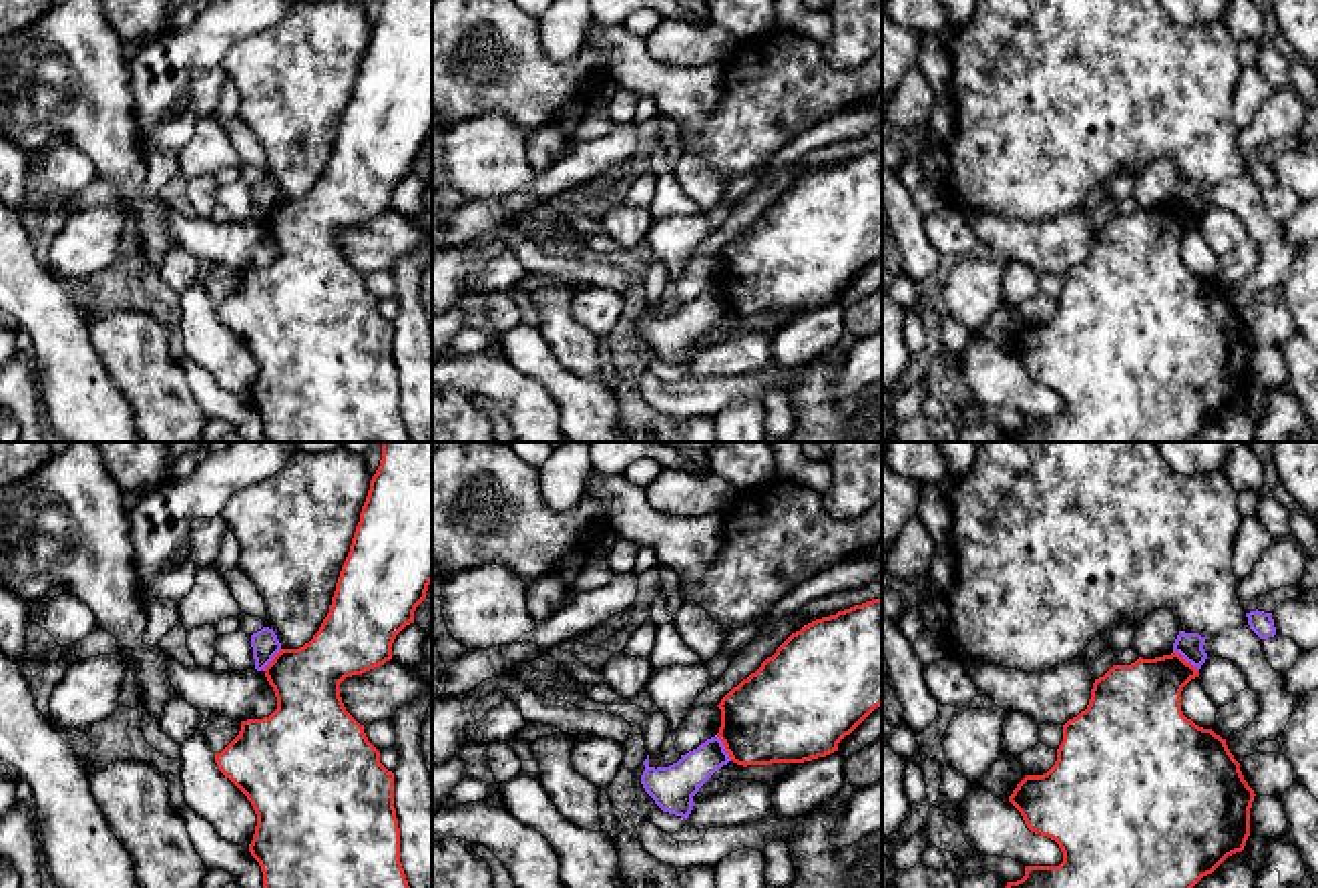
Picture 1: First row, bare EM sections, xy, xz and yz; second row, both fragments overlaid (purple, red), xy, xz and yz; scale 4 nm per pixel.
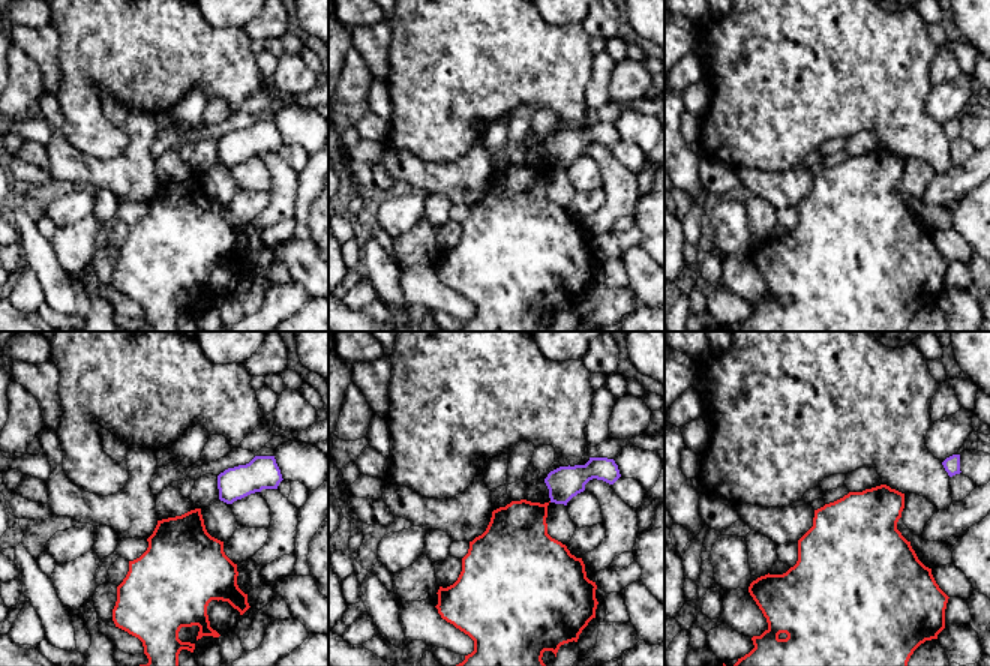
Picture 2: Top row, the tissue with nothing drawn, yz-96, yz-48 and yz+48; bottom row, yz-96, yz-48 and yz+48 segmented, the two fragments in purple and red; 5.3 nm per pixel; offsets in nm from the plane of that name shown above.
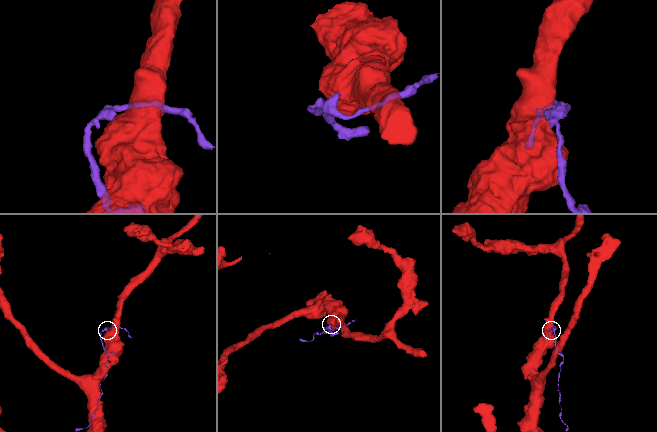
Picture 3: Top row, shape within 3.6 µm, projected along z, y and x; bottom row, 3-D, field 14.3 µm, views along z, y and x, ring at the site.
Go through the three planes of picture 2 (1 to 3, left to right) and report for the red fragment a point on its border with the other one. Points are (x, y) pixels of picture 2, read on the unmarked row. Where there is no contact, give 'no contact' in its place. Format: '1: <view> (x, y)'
1: no contact
2: no contact
3: no contact

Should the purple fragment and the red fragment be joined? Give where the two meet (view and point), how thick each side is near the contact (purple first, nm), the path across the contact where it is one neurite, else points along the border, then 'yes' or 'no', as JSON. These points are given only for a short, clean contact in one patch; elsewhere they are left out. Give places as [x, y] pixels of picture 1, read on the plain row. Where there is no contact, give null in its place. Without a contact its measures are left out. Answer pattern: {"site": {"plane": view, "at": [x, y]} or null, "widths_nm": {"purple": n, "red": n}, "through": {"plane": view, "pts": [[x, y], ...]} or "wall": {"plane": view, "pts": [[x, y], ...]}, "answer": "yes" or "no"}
{"site": {"plane": "xz", "at": [724, 298]}, "widths_nm": {"purple": 160, "red": 380}, "wall": {"plane": "xz", "pts": [[716, 286], [732, 310]]}, "answer": "no"}

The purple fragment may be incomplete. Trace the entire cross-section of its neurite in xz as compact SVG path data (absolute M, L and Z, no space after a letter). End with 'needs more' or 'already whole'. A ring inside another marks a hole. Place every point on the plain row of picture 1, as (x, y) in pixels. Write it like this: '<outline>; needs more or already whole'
M715 285L669 317L651 317L647 305L641 334L663 362L687 370L695 356L693 346L729 311L723 291Z; already whole

